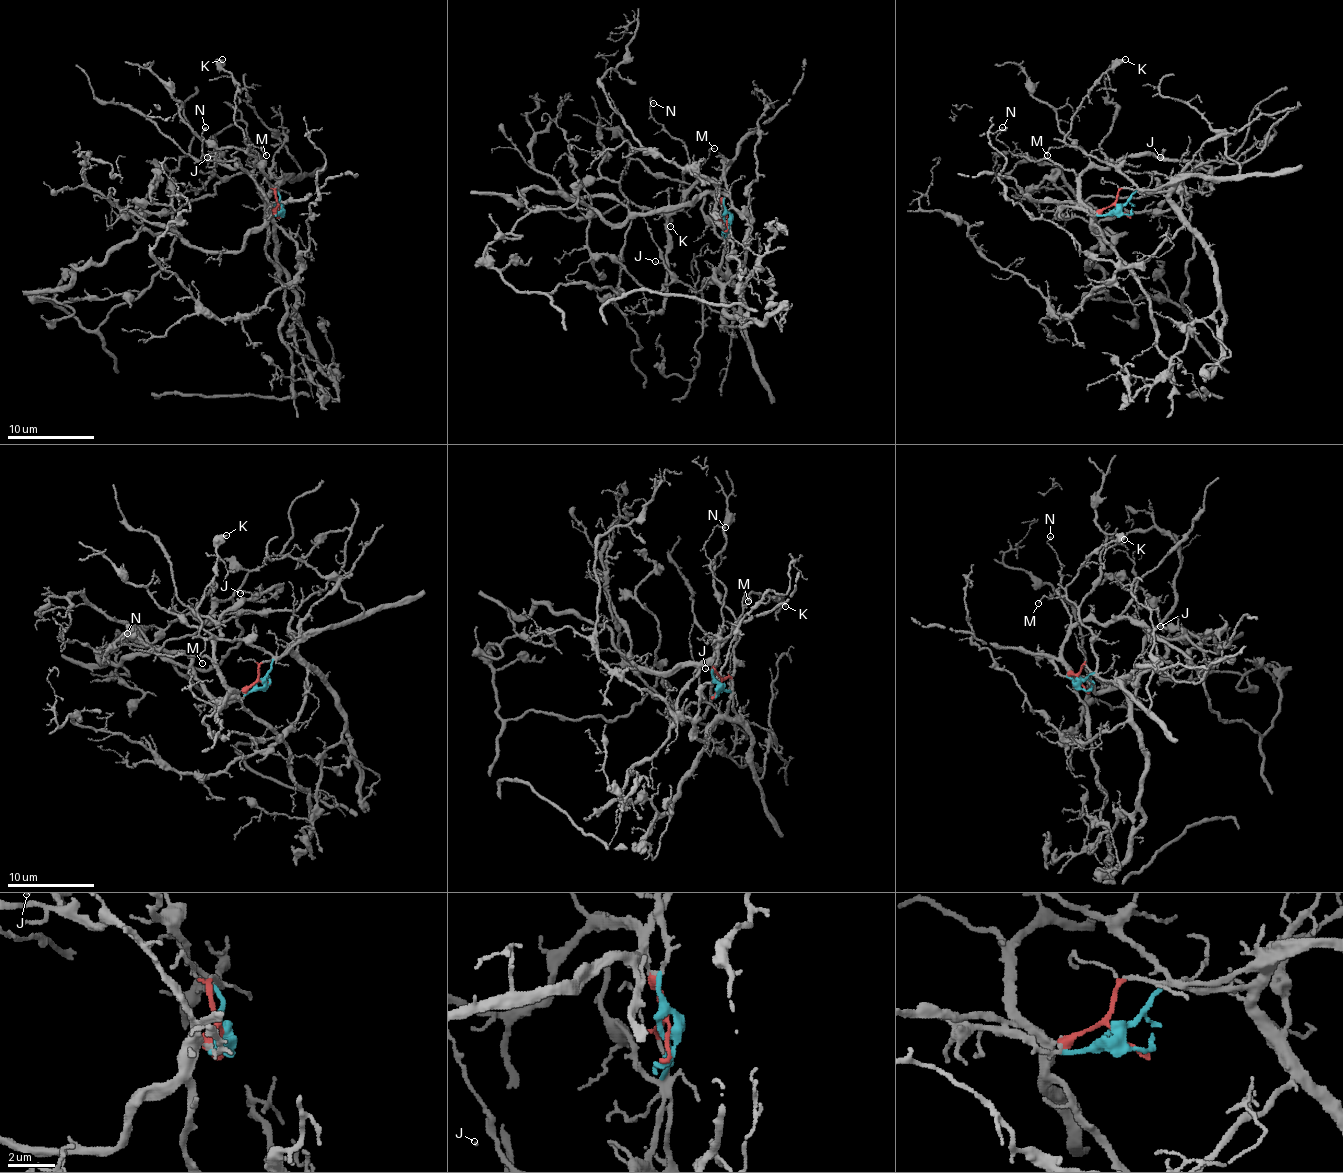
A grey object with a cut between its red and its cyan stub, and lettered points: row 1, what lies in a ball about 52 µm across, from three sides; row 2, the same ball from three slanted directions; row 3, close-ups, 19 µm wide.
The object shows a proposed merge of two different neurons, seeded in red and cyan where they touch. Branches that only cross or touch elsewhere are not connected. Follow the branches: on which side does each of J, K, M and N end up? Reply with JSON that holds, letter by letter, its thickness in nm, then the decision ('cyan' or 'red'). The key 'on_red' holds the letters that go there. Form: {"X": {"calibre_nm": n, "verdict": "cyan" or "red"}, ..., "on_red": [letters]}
{"J": {"calibre_nm": 100, "verdict": "red"}, "K": {"calibre_nm": 340, "verdict": "cyan"}, "M": {"calibre_nm": 110, "verdict": "cyan"}, "N": {"calibre_nm": 130, "verdict": "red"}, "on_red": ["J", "N"]}

